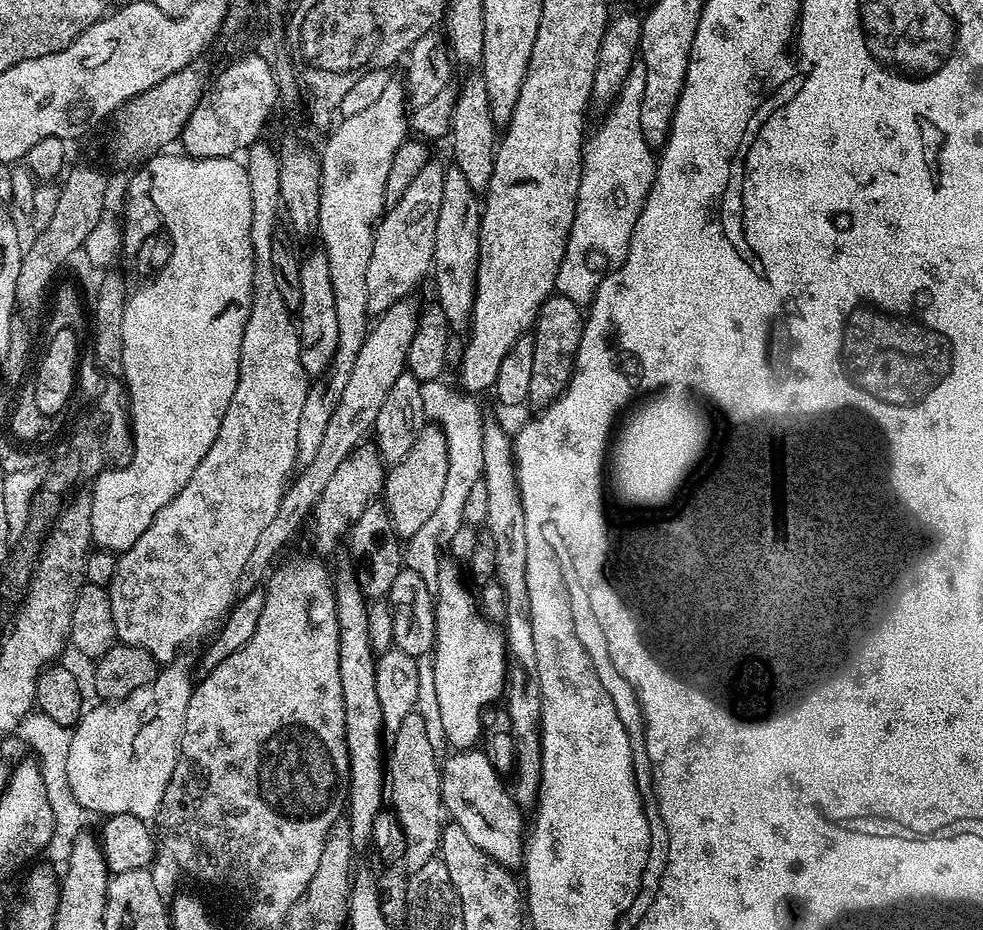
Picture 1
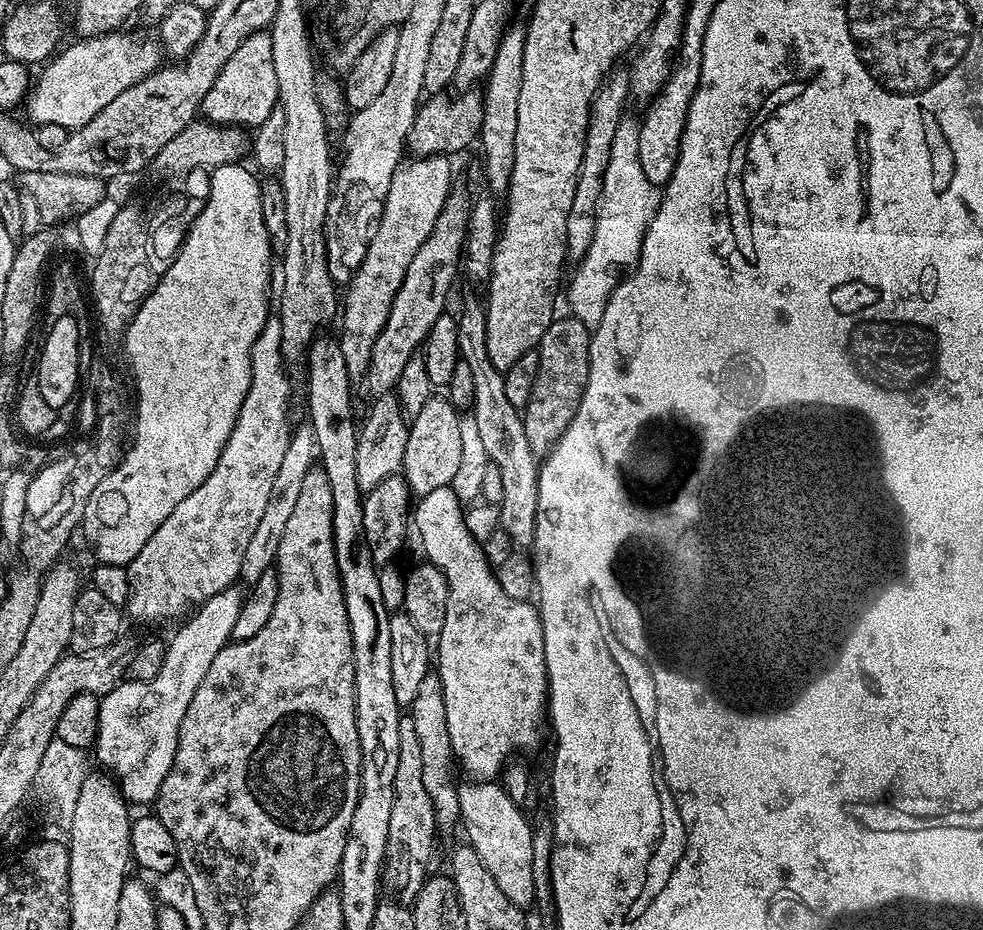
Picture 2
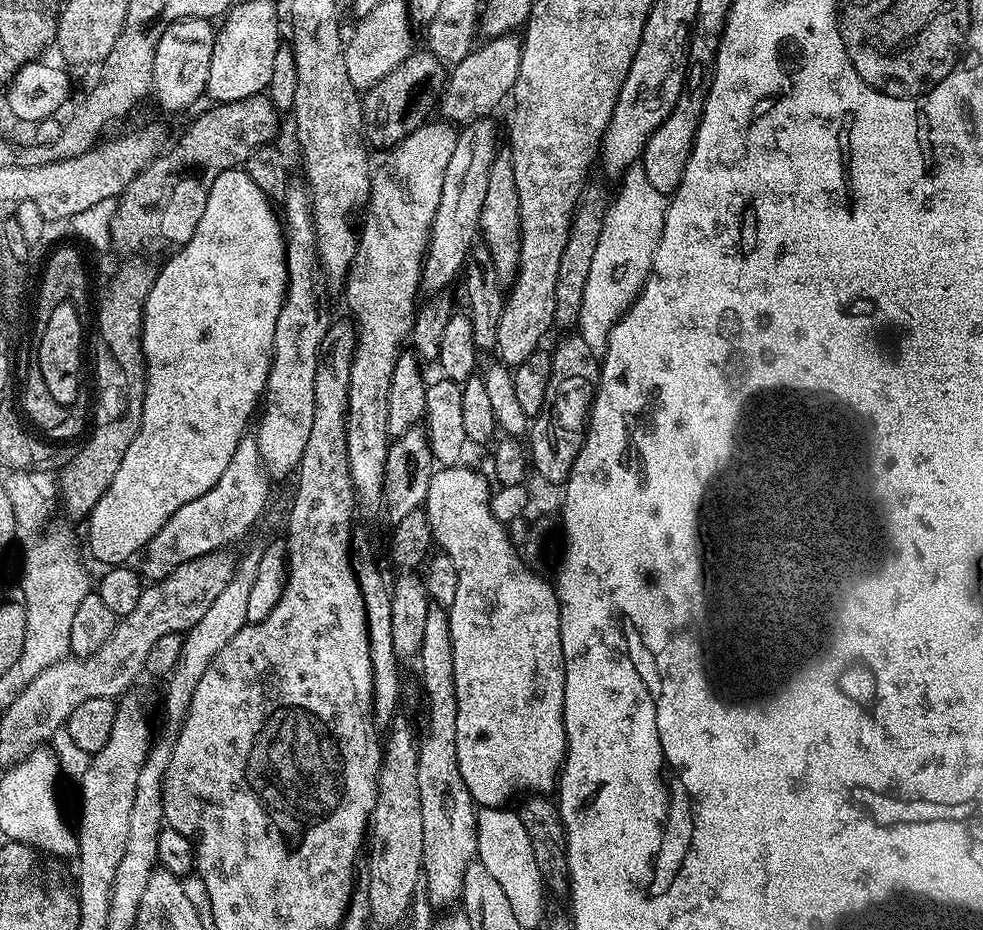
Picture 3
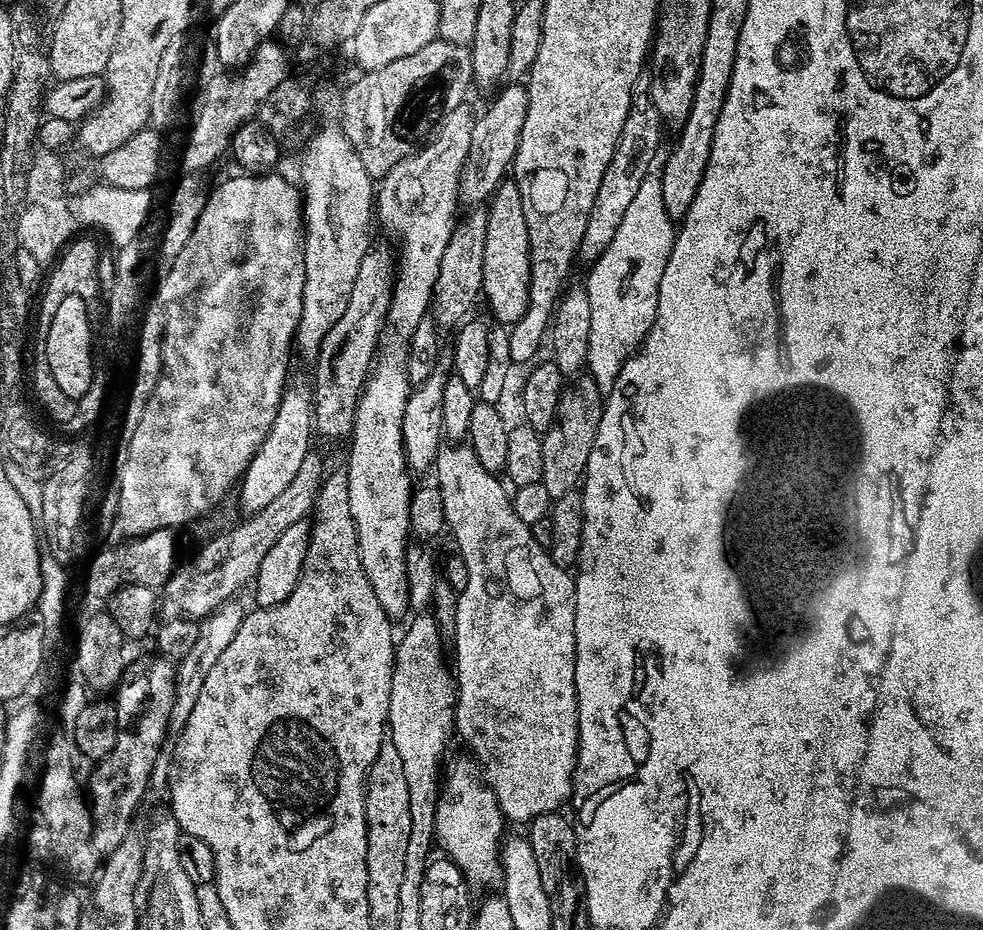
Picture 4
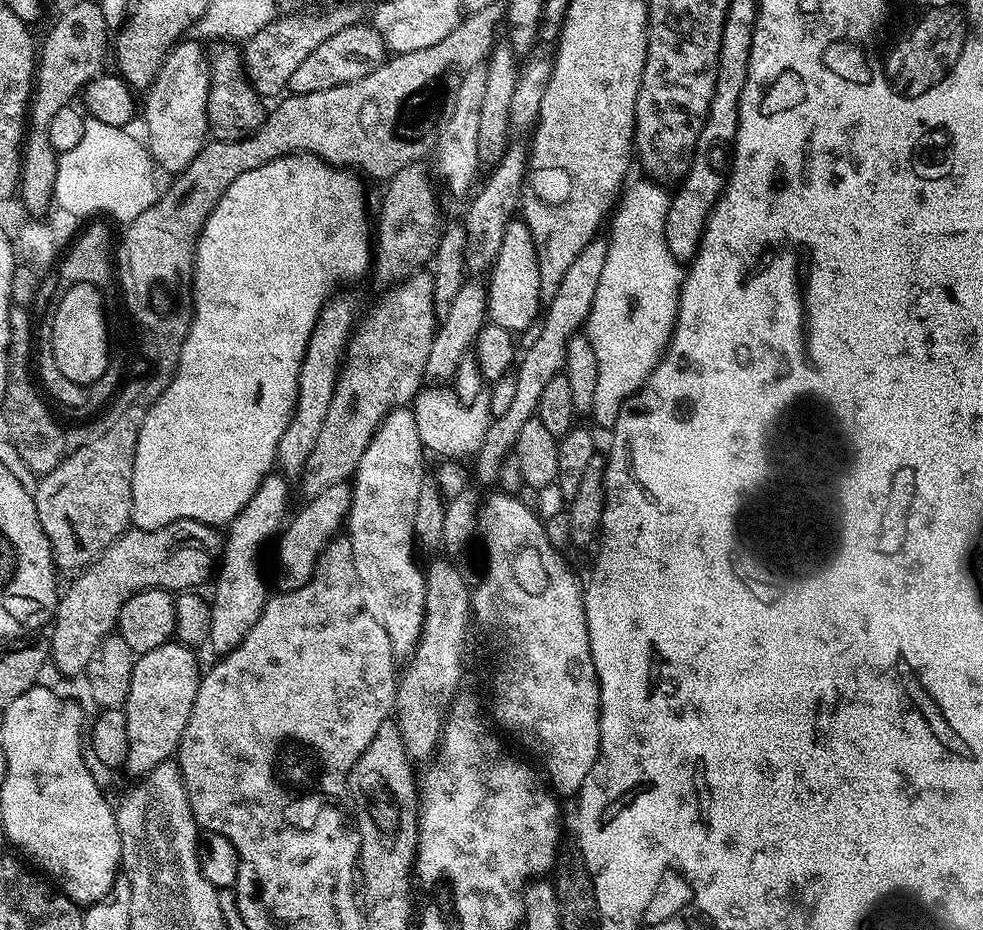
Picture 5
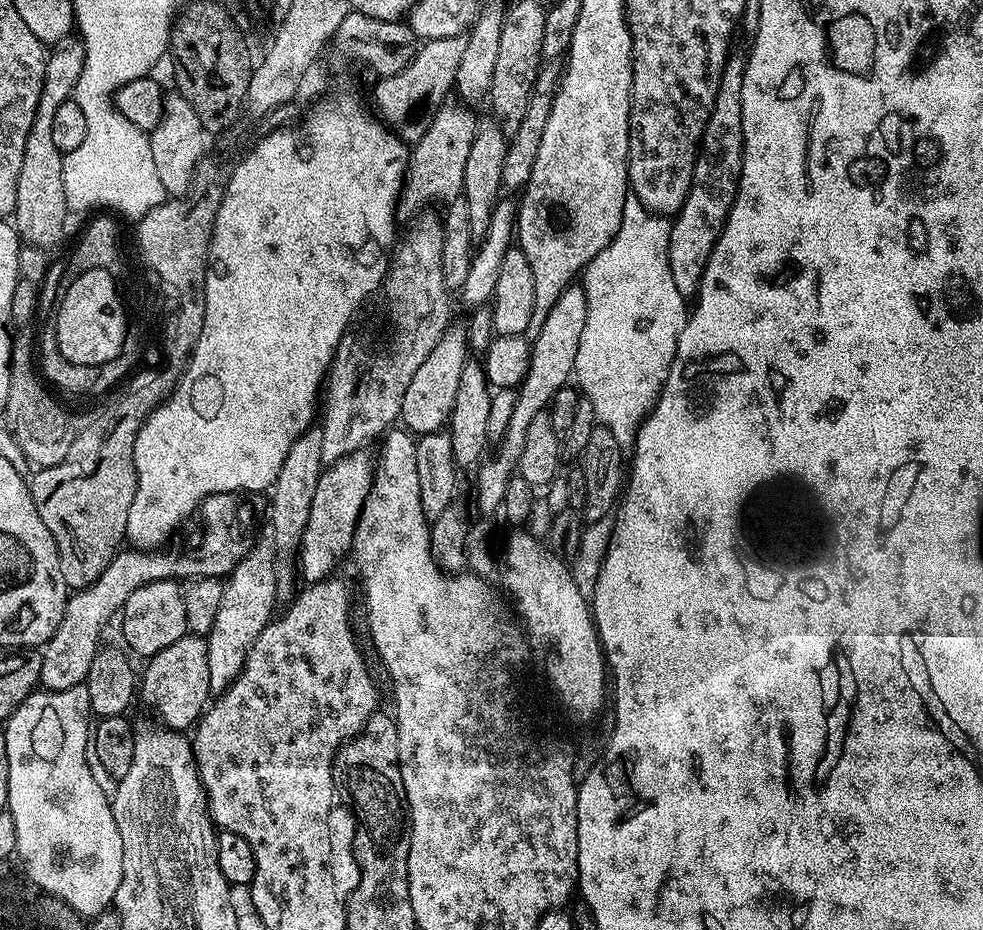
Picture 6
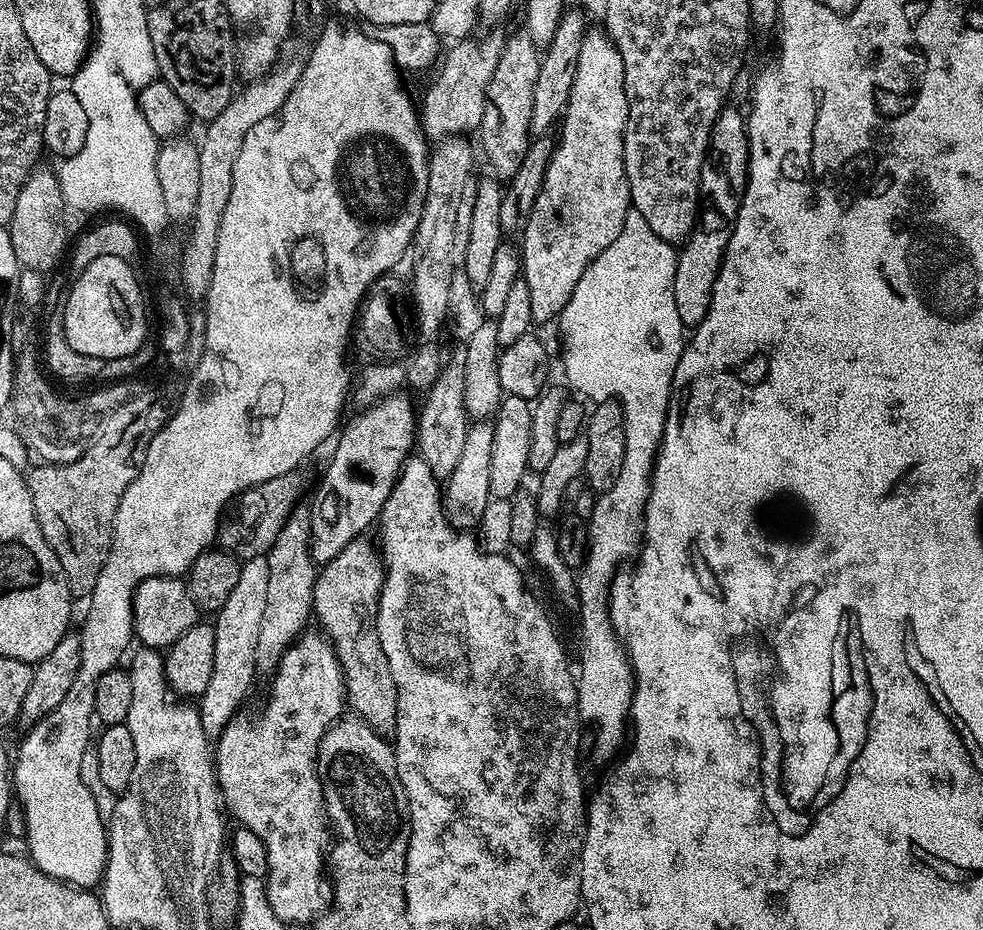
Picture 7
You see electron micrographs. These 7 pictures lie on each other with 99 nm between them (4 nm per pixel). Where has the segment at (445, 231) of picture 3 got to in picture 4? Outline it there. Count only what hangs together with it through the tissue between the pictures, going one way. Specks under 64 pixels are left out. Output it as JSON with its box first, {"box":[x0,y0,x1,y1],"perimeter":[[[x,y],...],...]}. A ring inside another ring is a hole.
{"box":[460,83,528,206],"perimeter":[[[507,83],[495,93],[494,99],[496,101],[476,117],[474,134],[470,138],[470,154],[464,163],[464,173],[460,176],[461,201],[468,203],[469,200],[472,206],[483,205],[500,187],[501,180],[509,175],[518,150],[518,138],[522,134],[522,122],[526,122],[528,89],[523,83]]]}

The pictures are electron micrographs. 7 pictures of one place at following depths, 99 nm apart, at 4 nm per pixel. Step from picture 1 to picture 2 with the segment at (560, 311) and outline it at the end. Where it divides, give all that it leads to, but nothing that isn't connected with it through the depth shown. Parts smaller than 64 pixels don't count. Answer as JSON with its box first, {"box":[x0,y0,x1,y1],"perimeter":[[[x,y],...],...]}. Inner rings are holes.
{"box":[523,314,590,458],"perimeter":[[[571,314],[553,319],[552,325],[542,334],[538,345],[540,369],[532,387],[532,399],[523,409],[524,429],[530,442],[530,450],[538,458],[547,457],[567,430],[568,423],[580,405],[584,387],[588,381],[588,359],[590,358],[589,325]]]}

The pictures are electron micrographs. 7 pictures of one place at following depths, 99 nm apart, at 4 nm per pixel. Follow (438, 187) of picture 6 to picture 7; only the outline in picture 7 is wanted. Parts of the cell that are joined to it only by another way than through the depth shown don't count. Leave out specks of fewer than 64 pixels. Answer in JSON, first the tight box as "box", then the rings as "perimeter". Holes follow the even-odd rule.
{"box":[418,30,506,142],"perimeter":[[[500,30],[489,31],[487,35],[481,44],[472,44],[471,39],[466,39],[453,43],[449,52],[447,49],[439,65],[440,73],[425,90],[424,105],[421,103],[418,108],[424,135],[429,141],[439,142],[447,140],[449,136],[459,136],[467,133],[467,128],[479,129],[484,113],[480,95],[486,94],[486,86],[490,86],[494,66],[498,66],[498,58],[506,39],[505,33],[500,33]]]}

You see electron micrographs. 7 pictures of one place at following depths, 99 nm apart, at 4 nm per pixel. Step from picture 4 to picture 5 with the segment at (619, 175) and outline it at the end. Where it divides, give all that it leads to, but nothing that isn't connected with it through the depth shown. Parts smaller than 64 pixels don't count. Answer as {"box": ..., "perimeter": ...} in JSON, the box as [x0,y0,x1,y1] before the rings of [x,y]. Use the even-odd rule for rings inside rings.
{"box":[474,238,608,484],"perimeter":[[[597,238],[582,246],[582,254],[574,258],[574,263],[566,269],[562,282],[558,282],[558,290],[554,290],[554,298],[547,301],[542,319],[535,329],[536,337],[525,352],[523,349],[515,365],[514,398],[510,402],[510,407],[506,410],[506,414],[495,417],[491,421],[493,424],[489,423],[485,427],[482,446],[476,451],[474,457],[476,476],[482,483],[492,484],[495,481],[501,461],[513,451],[518,432],[527,419],[535,417],[542,389],[550,383],[550,378],[561,375],[567,343],[588,323],[590,306],[594,302],[594,290],[598,290],[598,278],[602,276],[602,266],[606,264],[607,249],[608,241],[604,238]]]}

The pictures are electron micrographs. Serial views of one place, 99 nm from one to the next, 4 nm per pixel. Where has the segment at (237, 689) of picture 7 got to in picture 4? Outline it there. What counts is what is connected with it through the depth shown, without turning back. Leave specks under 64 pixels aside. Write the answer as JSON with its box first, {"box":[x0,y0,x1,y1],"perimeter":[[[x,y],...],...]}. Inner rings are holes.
{"box":[239,387,314,514],"perimeter":[[[285,387],[284,397],[280,399],[278,414],[274,416],[274,422],[266,434],[260,449],[254,454],[254,458],[244,471],[239,481],[240,504],[245,508],[245,513],[251,514],[262,510],[264,506],[274,502],[290,482],[298,474],[302,466],[302,458],[306,458],[314,441],[314,417],[312,414],[312,397],[309,389]]]}

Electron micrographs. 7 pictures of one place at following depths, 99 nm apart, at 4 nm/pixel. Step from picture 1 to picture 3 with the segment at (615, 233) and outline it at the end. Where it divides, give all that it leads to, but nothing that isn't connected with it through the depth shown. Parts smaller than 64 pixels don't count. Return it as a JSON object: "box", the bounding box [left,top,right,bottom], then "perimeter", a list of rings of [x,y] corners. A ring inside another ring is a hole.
{"box":[578,167,666,354],"perimeter":[[[643,167],[629,168],[619,184],[620,193],[611,197],[604,215],[598,248],[594,253],[589,277],[586,278],[578,323],[579,335],[583,336],[590,350],[597,354],[608,349],[612,328],[644,289],[644,283],[652,273],[652,259],[664,229],[666,198],[658,190],[654,190]]]}

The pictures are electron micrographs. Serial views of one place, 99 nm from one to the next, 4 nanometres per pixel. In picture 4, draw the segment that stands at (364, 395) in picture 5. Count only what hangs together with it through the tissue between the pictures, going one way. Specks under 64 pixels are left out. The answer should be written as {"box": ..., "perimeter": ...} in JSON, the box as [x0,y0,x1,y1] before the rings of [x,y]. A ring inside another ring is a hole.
{"box":[158,450,326,620],"perimeter":[[[316,450],[309,451],[306,458],[302,458],[302,466],[298,469],[298,474],[294,478],[294,482],[290,482],[290,486],[286,486],[286,490],[282,490],[282,494],[278,494],[278,498],[274,498],[274,502],[264,506],[262,510],[253,512],[241,524],[236,524],[228,533],[220,532],[213,540],[208,540],[196,553],[193,554],[192,560],[188,560],[179,565],[176,571],[172,573],[172,577],[164,584],[162,595],[158,600],[158,608],[162,613],[163,619],[178,620],[181,618],[203,618],[208,616],[215,608],[220,608],[223,604],[229,603],[233,599],[232,596],[239,588],[244,588],[253,583],[256,579],[256,571],[258,566],[262,566],[262,558],[266,558],[266,554],[270,551],[270,546],[274,546],[274,542],[278,542],[278,538],[282,538],[283,532],[289,526],[294,526],[294,522],[305,519],[313,511],[316,495],[320,489],[320,483],[323,482],[326,475],[326,467],[324,468],[324,460],[316,453]]]}

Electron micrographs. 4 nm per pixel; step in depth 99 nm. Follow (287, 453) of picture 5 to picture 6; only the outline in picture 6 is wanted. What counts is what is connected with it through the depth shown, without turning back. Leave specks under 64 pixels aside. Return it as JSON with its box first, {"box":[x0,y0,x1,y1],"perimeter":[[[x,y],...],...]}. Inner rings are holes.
{"box":[270,426,325,601],"perimeter":[[[318,426],[307,428],[290,446],[282,470],[272,483],[272,533],[270,539],[276,547],[276,594],[281,601],[293,599],[292,587],[298,584],[298,553],[302,534],[306,534],[306,522],[310,518],[310,502],[314,502],[314,490],[318,490],[318,478],[325,467],[322,462],[322,430]]]}

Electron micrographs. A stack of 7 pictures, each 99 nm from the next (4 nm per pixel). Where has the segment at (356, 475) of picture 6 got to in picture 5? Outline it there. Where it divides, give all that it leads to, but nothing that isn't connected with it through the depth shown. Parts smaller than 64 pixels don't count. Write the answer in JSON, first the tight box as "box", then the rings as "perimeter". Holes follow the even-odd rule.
{"box":[275,483,352,594],"perimeter":[[[347,483],[335,484],[330,486],[330,490],[322,490],[322,494],[311,497],[307,503],[308,505],[292,521],[291,519],[287,521],[288,529],[286,524],[278,536],[280,545],[276,548],[275,591],[280,594],[298,590],[306,586],[306,582],[310,582],[316,560],[324,553],[324,547],[335,540],[345,527],[348,507],[352,505],[352,489]]]}

